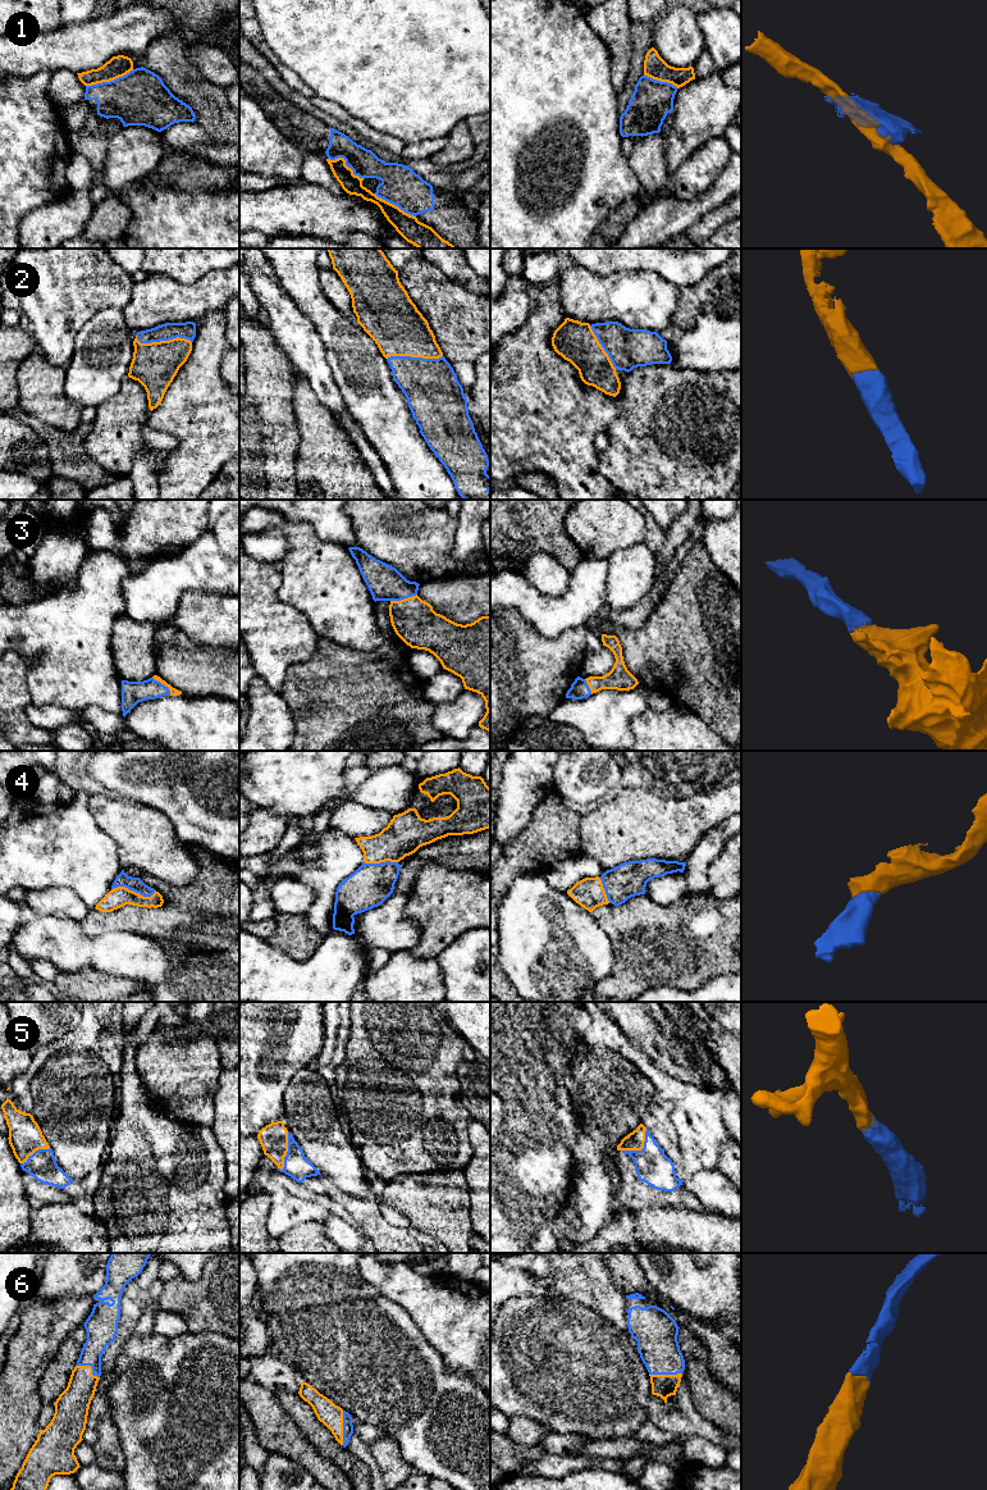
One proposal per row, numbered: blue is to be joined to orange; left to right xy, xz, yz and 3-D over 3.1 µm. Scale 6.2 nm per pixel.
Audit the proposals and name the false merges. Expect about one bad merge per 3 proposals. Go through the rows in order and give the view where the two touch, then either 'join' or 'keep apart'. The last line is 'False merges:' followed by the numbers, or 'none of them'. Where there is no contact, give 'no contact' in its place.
1: contact in xy; keep apart
2: contact in xy; join
3: contact in xz; join
4: contact in xy; join
5: contact in xz; join
6: contact in xz; join
False merges: 1

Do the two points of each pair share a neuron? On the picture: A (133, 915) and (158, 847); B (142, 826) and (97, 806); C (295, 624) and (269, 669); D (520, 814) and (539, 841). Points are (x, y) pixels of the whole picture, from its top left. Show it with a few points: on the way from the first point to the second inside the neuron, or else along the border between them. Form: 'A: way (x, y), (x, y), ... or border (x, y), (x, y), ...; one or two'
A: border (142, 871), (176, 887); two
B: way (131, 825), (109, 811); one
C: way (283, 636), (273, 646), (270, 657); one
D: border (544, 797), (534, 807), (529, 823), (507, 844); two

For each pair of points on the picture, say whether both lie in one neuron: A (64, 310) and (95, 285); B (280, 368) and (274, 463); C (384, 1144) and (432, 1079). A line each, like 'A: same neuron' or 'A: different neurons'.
A: same neuron
B: same neuron
C: same neuron

